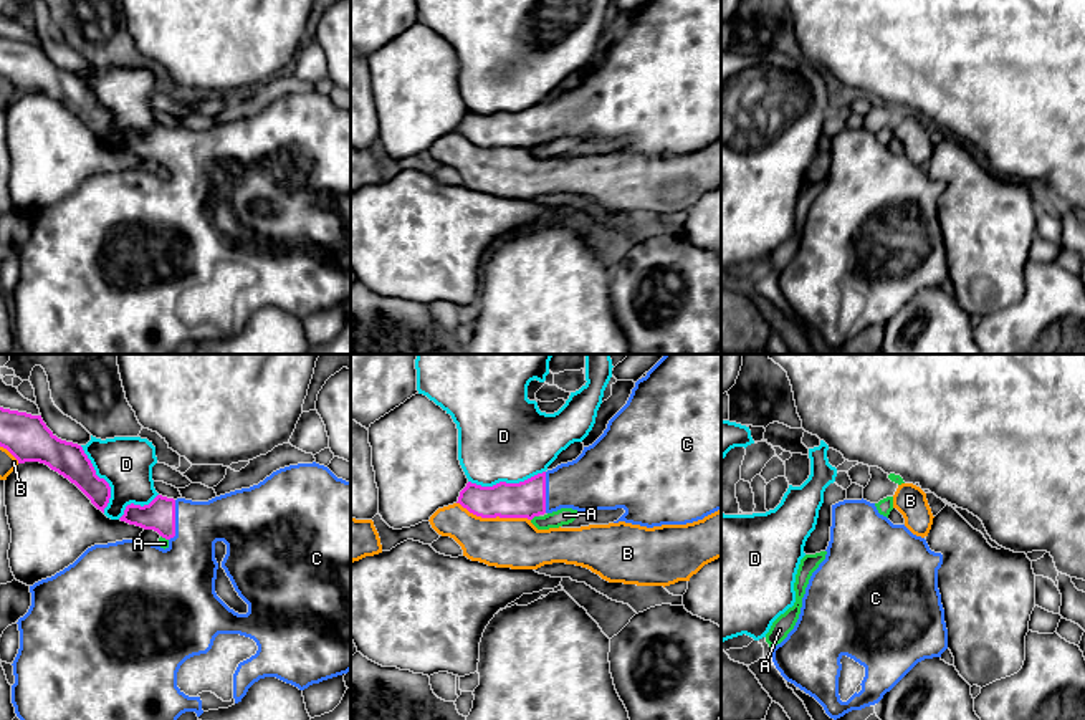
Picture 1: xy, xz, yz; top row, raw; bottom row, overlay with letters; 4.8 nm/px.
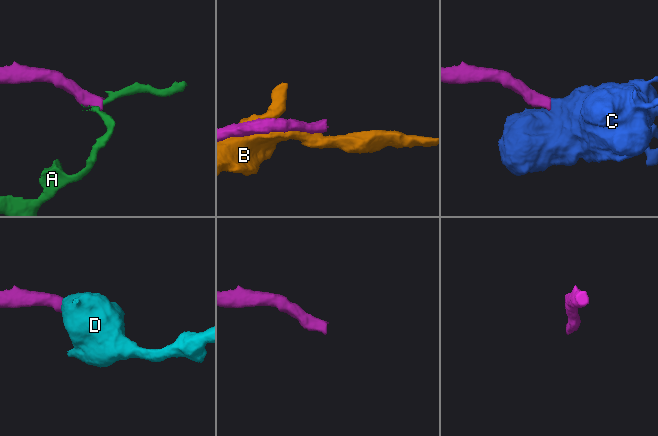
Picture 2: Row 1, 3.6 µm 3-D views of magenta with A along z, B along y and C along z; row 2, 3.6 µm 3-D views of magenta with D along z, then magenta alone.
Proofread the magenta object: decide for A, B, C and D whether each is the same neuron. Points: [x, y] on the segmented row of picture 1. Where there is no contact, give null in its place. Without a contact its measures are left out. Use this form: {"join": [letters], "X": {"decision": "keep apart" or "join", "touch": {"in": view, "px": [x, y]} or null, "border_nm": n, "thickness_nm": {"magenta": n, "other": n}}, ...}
{"join": ["C"], "A": {"decision": "keep apart", "touch": {"in": "xz", "px": [535, 515]}, "border_nm": 50, "thickness_nm": {"magenta": 180, "other": 80}}, "B": {"decision": "keep apart", "touch": {"in": "xz", "px": [493, 517]}, "border_nm": 380, "thickness_nm": {"magenta": 180, "other": 240}}, "C": {"decision": "join", "touch": {"in": "xy", "px": [174, 520]}, "border_nm": 200, "thickness_nm": {"magenta": 160, "other": 280}}, "D": {"decision": "keep apart", "touch": {"in": "xz", "px": [505, 482]}, "border_nm": 380, "thickness_nm": {"magenta": 180, "other": 440}}}

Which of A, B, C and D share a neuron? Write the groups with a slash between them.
A / B / C / D

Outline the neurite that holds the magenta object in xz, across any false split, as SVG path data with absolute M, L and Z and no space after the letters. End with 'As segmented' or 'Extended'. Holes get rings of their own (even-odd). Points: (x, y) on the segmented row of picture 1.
M665 354L635 382L627 404L576 460L519 483L499 482L481 487L468 482L456 503L481 518L528 520L561 508L581 513L624 508L625 513L614 523L625 521L647 528L686 525L721 510L721 354Z. Extended

